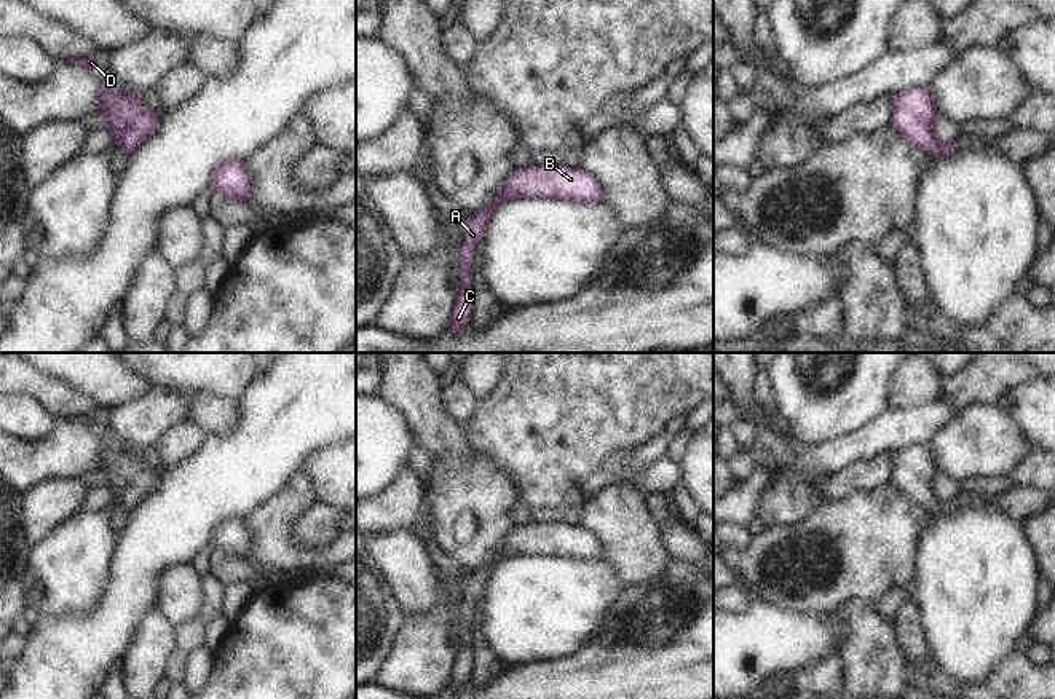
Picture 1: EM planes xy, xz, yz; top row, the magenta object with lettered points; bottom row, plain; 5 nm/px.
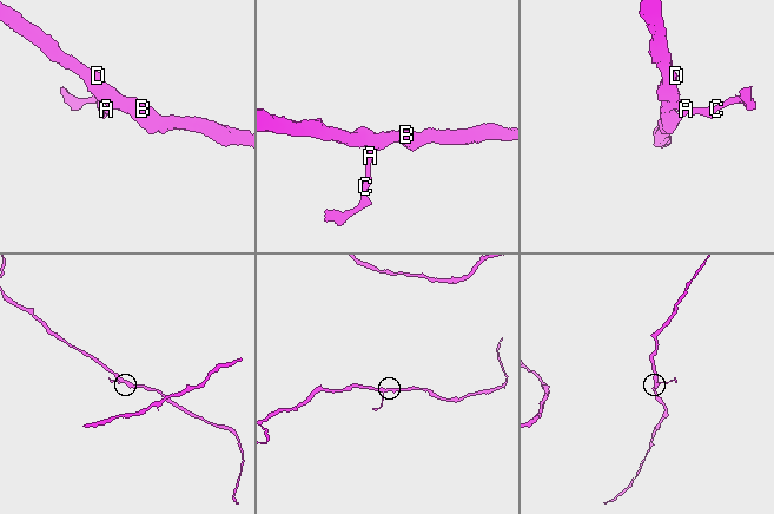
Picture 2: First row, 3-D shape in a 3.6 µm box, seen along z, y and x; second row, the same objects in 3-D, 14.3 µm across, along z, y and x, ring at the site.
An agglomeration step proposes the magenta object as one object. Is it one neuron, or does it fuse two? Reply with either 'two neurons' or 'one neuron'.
one neuron

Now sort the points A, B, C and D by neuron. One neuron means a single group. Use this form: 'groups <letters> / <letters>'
groups A B C D

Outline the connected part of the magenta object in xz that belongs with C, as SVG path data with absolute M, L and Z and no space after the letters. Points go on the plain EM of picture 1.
M530 522L512 530L496 555L477 571L468 575L466 595L460 605L460 654L450 672L448 689L463 688L472 670L471 624L476 600L484 597L488 571L501 560L517 555L570 557L581 562L602 559L602 544L597 536L581 527L565 522L539 525Z

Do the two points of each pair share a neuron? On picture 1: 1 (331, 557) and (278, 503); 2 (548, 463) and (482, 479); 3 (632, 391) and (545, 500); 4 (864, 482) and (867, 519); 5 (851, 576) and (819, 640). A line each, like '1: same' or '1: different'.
1: same
2: different
3: same
4: different
5: different

